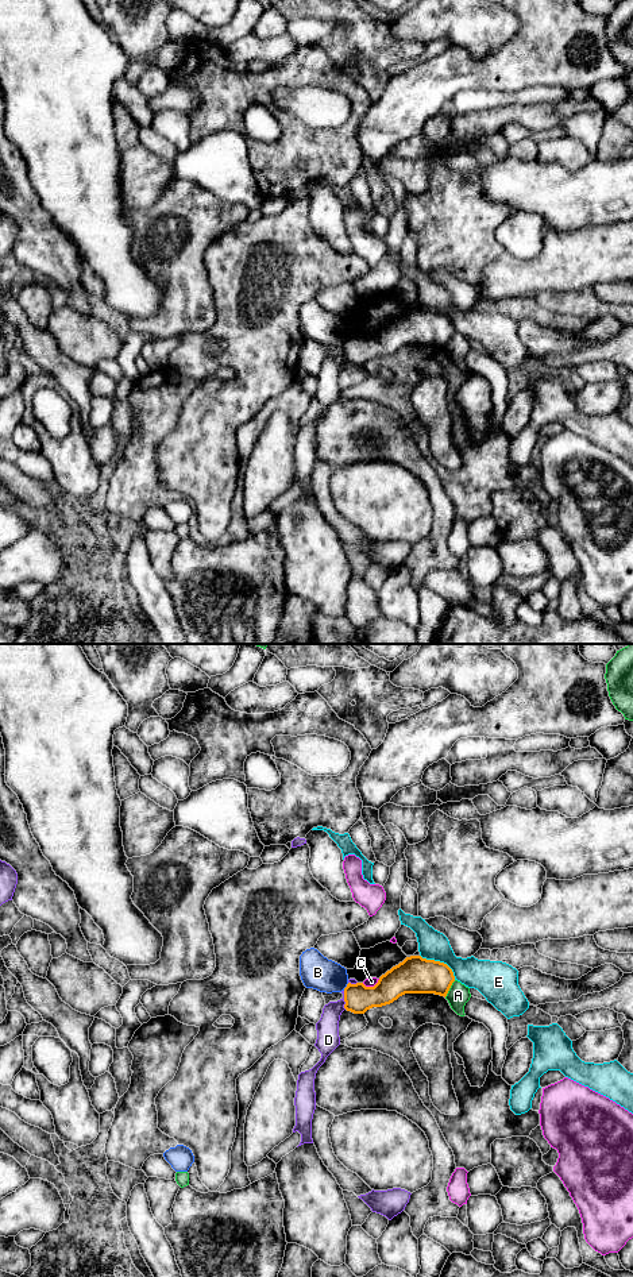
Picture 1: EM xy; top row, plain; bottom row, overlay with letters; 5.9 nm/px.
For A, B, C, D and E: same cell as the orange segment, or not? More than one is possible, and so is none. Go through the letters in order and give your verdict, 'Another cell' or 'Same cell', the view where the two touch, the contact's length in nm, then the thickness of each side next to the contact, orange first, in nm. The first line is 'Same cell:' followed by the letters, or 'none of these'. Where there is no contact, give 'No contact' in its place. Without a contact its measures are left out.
Same cell: none of these
A: Another cell. Touches orange in xy. Shared border 120 nm. Thickness 220 nm (orange) against 130 nm
B: Another cell. Touches orange in xy. Shared border 60 nm. Thickness 170 nm (orange) against 200 nm
C: Another cell. Touches orange in xy. Shared border 110 nm. Thickness 200 nm (orange) against 50 nm
D: Another cell. Touches orange in xy. Shared border 110 nm. Thickness 170 nm (orange) against 130 nm
E: Another cell. Touches orange in xy. Shared border 260 nm. Thickness 220 nm (orange) against 180 nm

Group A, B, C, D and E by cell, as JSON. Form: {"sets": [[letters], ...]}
{"sets": [["A"], ["B"], ["C"], ["D"], ["E"]]}

